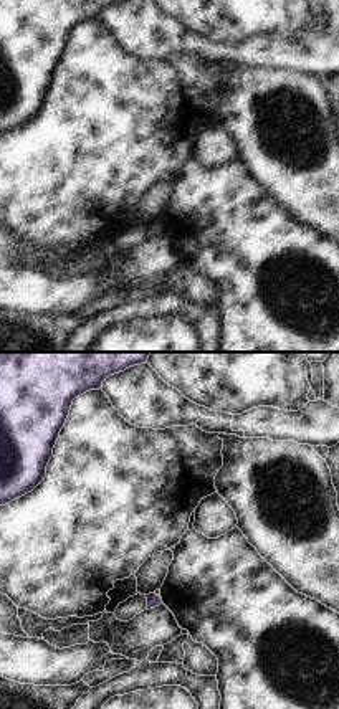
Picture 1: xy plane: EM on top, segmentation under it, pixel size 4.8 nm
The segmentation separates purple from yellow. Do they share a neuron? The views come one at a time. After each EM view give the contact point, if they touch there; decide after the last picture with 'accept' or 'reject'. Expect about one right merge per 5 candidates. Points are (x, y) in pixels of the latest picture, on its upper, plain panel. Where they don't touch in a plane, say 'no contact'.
(157, 225)

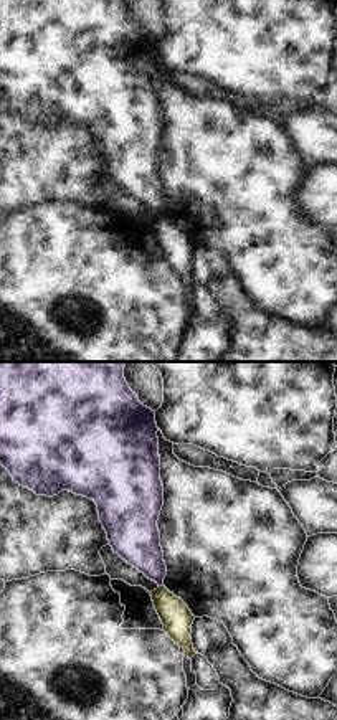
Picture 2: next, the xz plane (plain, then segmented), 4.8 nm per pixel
(161, 215)

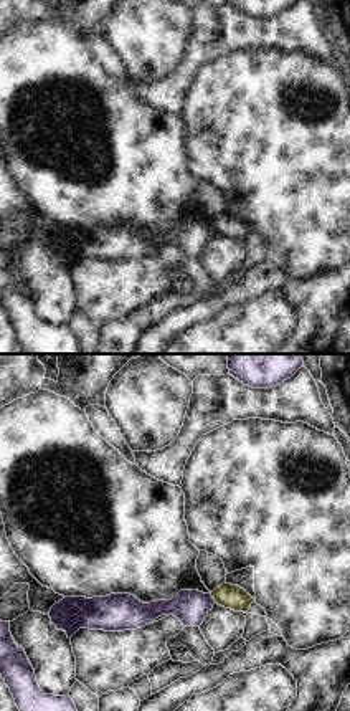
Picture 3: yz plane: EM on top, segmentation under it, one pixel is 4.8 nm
(212, 227)

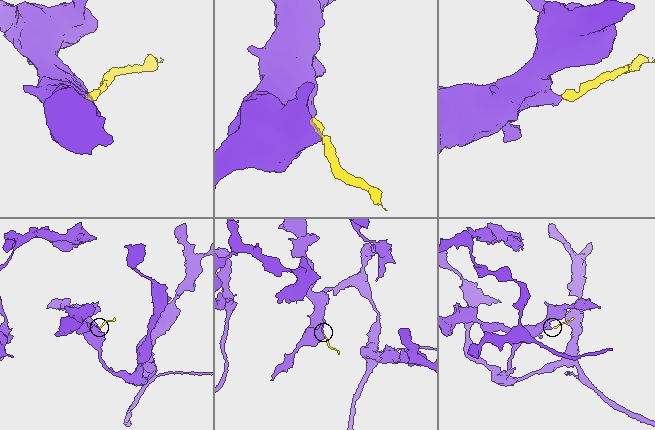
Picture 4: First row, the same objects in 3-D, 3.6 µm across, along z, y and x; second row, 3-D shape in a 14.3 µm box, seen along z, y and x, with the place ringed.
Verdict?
reject

